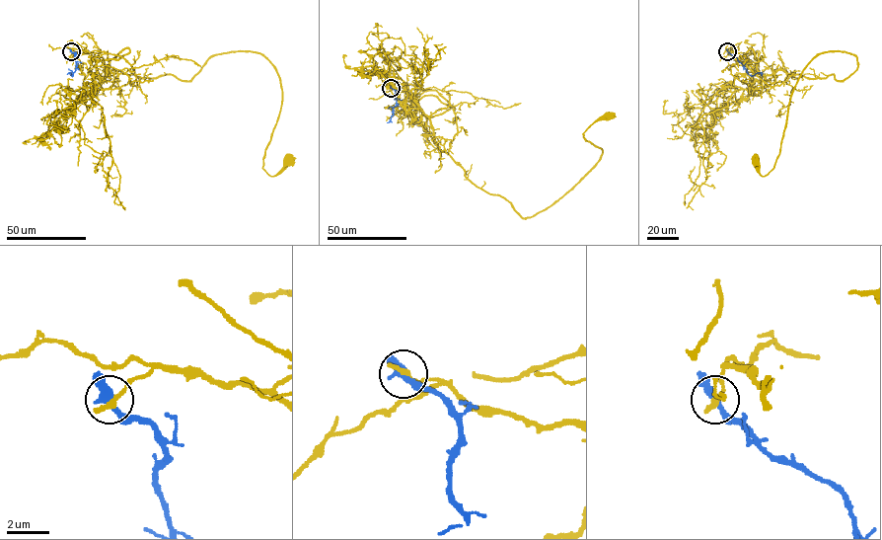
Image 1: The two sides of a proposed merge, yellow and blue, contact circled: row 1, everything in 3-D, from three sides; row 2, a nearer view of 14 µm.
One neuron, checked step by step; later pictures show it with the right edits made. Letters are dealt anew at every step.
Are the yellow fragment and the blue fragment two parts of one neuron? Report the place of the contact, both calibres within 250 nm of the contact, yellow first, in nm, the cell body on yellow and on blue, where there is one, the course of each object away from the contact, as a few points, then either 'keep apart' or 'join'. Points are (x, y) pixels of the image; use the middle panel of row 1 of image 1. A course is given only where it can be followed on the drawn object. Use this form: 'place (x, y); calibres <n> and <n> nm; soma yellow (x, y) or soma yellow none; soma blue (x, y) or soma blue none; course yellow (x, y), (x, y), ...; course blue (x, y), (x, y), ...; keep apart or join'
place (391, 88); calibres 320 and 340 nm; soma yellow (609, 115); soma blue none; course yellow (391, 88), (442, 96), (457, 129), (448, 154), (522, 217), (597, 163), (602, 150), (583, 133), (609, 113); course blue (391, 88), (397, 100), (392, 122); keep apart

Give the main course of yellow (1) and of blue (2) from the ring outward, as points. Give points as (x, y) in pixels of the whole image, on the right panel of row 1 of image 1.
1: (727, 50), (771, 86), (843, 81), (856, 57), (818, 53), (773, 168), (753, 161)
2: (727, 50), (748, 74), (760, 72), (762, 75)

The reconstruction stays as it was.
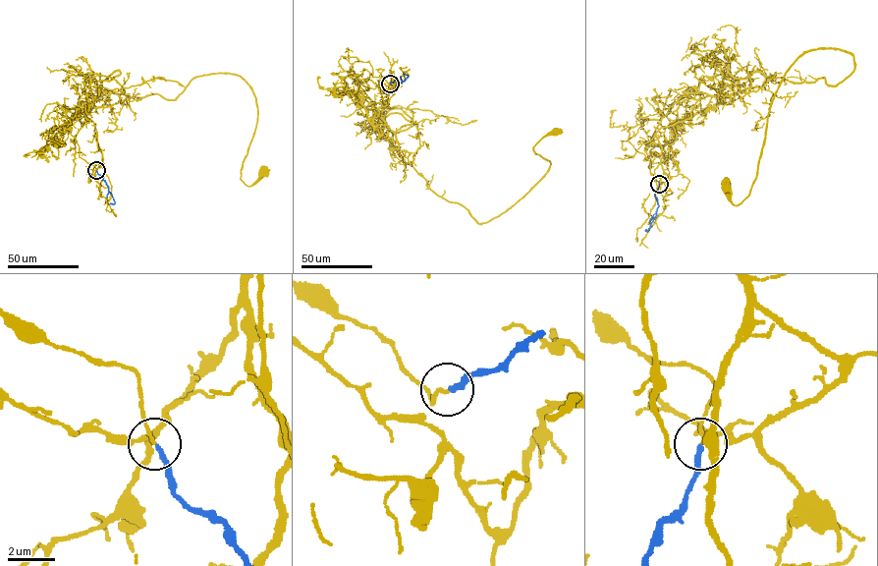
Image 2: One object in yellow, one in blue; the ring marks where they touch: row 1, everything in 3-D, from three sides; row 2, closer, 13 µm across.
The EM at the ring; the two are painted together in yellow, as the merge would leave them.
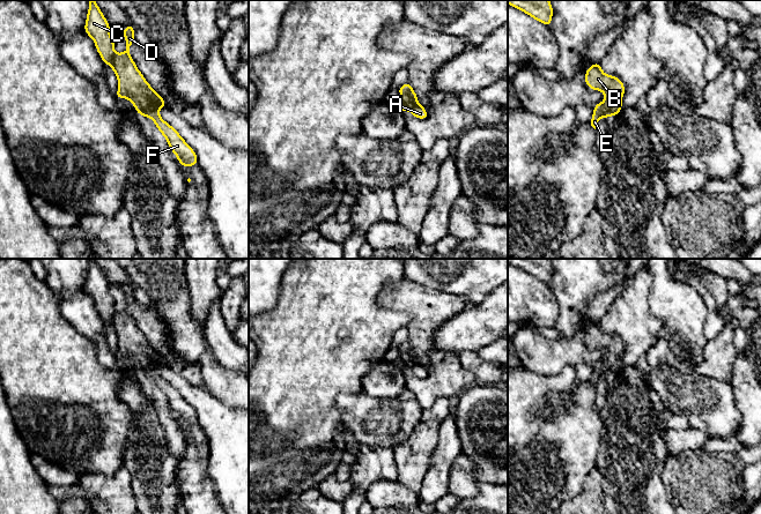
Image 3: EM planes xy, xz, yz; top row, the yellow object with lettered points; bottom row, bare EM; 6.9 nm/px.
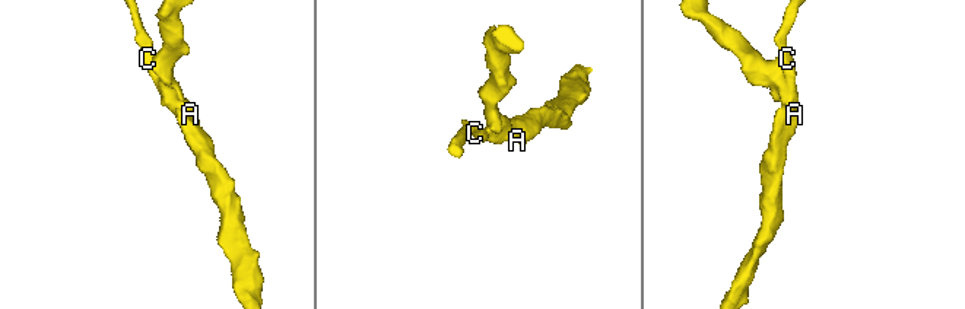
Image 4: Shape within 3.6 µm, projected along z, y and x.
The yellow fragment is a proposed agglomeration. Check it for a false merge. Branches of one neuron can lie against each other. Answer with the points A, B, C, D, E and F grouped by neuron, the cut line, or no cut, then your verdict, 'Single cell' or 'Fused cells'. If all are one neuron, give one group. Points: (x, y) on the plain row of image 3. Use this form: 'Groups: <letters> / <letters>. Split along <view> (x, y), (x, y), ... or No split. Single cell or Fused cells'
Groups: A B D E F / C. Split along xy (118, 348), (138, 358), (142, 365), (142, 373). Fused cells

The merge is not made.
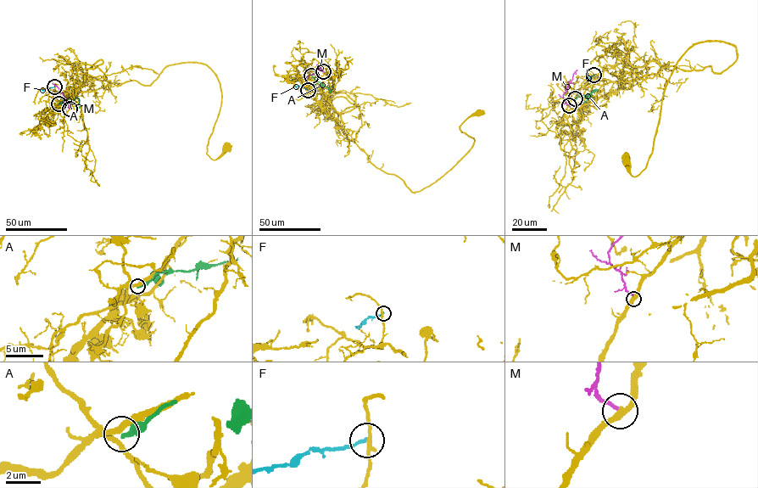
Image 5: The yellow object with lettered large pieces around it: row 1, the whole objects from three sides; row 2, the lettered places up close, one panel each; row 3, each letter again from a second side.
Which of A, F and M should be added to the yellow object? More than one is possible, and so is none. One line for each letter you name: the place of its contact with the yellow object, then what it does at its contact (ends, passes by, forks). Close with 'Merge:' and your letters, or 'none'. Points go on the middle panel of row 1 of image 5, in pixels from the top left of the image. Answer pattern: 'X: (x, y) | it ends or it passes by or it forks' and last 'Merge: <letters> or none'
Merge: none

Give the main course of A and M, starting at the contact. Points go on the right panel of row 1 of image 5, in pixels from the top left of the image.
A: (575, 98), (595, 90), (581, 104)
M: (569, 105), (563, 94), (577, 70)

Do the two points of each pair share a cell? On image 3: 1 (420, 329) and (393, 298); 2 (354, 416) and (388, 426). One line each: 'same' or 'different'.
1: same
2: same

